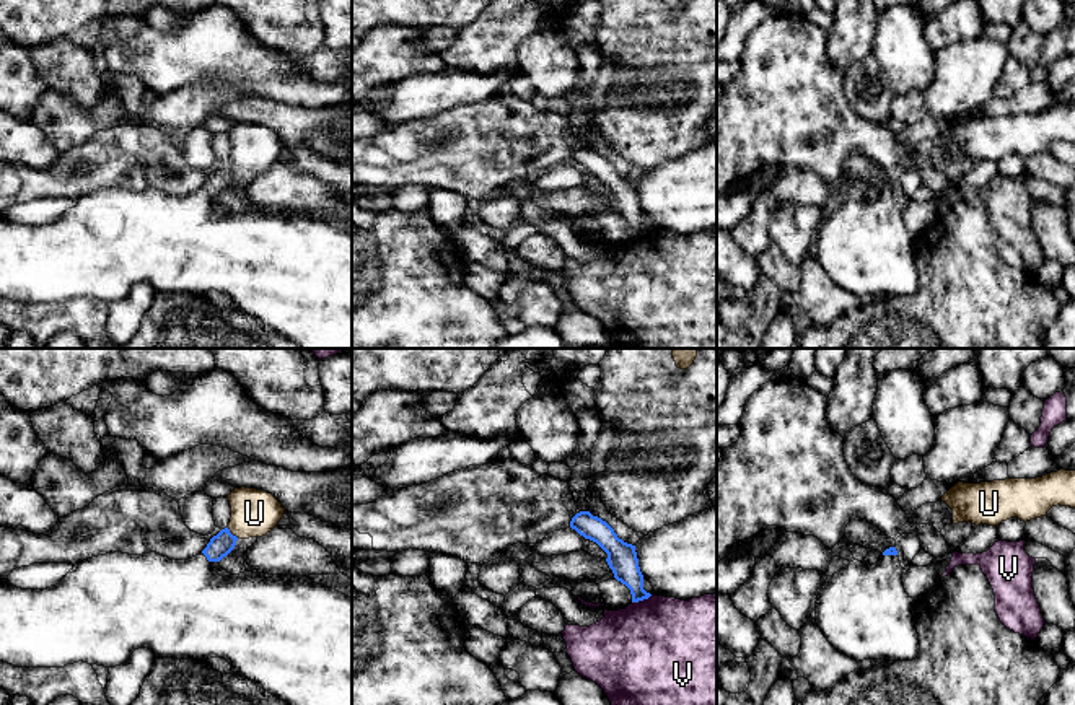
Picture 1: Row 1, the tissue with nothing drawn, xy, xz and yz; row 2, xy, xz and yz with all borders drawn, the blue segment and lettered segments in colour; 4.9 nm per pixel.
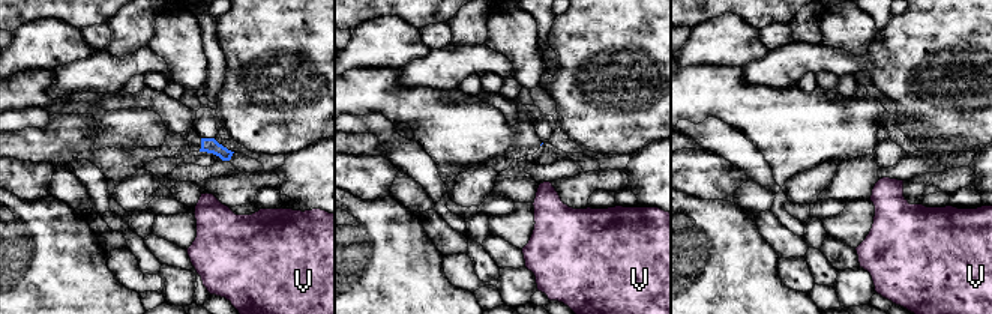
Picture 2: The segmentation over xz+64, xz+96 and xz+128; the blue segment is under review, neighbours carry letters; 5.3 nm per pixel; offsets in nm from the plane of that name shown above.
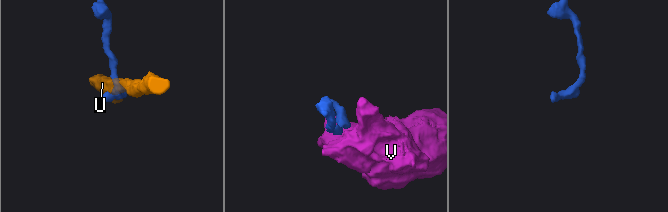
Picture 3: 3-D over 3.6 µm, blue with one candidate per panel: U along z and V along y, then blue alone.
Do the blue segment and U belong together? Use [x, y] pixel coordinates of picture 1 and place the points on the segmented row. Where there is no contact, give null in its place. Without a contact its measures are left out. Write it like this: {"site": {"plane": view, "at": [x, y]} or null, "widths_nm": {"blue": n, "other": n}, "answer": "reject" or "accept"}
{"site": {"plane": "xy", "at": [230, 533]}, "widths_nm": {"blue": 110, "other": 240}, "answer": "reject"}

